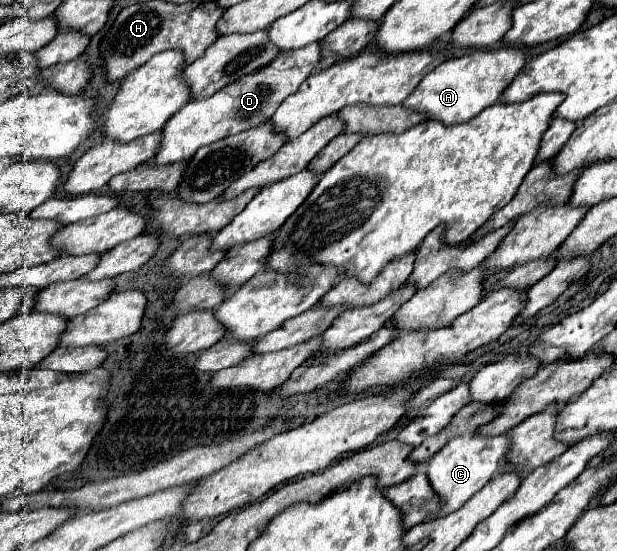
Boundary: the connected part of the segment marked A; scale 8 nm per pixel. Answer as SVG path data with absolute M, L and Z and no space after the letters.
M502 45L490 51L474 51L458 59L448 59L434 71L430 71L402 105L420 113L428 113L430 119L438 119L446 125L464 123L476 117L486 107L494 105L500 99L502 91L522 71L526 61L528 57L524 49L510 45Z

